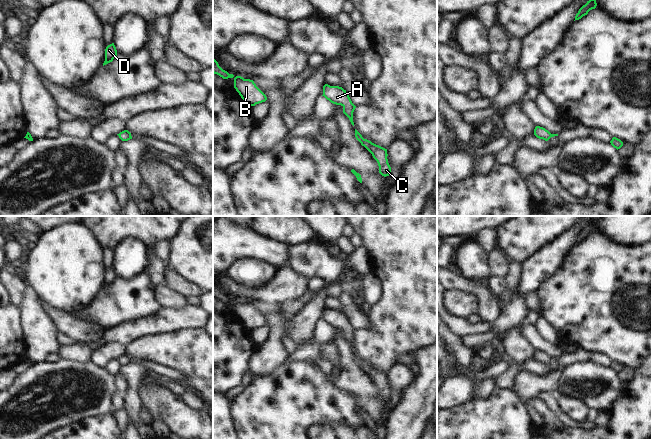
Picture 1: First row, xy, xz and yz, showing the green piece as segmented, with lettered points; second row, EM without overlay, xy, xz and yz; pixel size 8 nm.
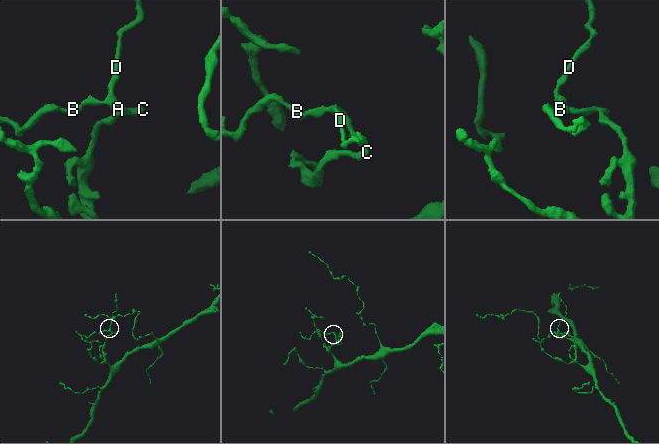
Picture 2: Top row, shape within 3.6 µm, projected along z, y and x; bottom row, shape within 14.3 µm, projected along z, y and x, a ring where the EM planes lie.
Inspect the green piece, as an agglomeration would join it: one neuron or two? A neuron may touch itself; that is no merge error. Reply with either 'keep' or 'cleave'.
keep

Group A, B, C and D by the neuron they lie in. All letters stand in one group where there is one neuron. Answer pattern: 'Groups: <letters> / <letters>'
Groups: A B C D

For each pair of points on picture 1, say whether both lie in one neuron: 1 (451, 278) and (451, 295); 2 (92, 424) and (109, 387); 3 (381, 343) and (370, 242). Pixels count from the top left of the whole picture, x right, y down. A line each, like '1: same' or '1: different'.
1: different
2: different
3: same

